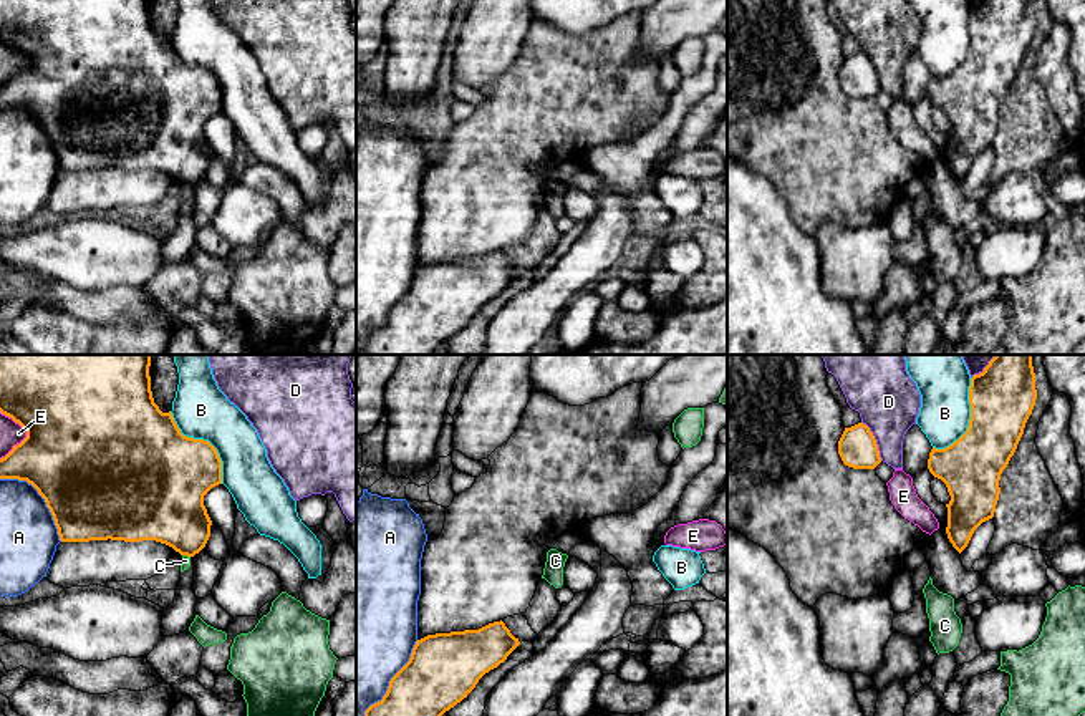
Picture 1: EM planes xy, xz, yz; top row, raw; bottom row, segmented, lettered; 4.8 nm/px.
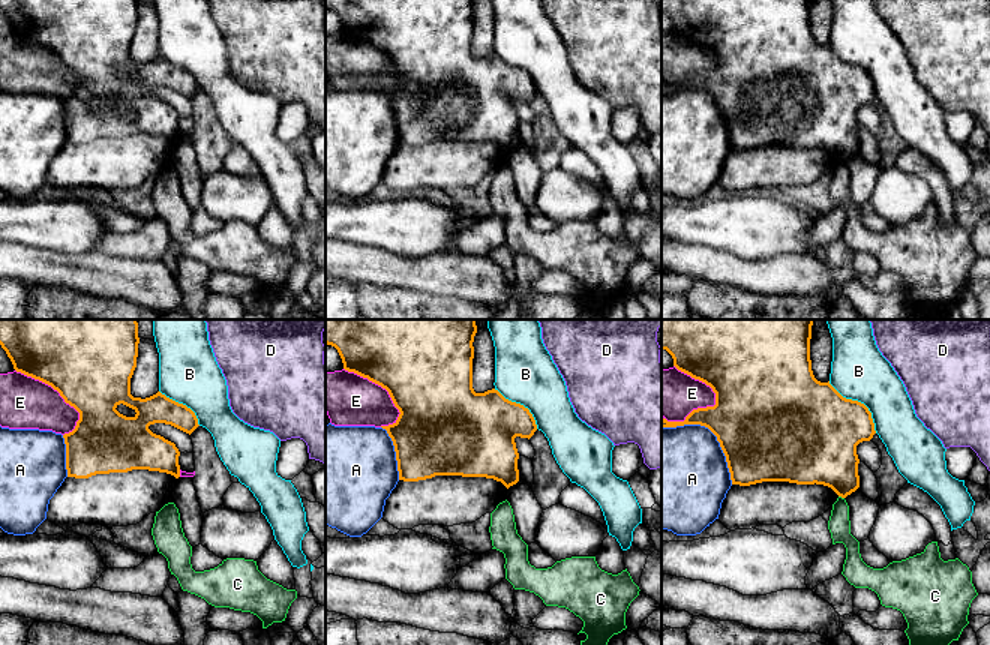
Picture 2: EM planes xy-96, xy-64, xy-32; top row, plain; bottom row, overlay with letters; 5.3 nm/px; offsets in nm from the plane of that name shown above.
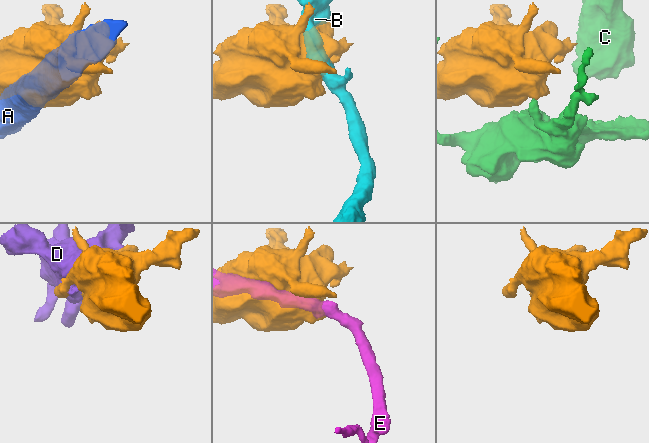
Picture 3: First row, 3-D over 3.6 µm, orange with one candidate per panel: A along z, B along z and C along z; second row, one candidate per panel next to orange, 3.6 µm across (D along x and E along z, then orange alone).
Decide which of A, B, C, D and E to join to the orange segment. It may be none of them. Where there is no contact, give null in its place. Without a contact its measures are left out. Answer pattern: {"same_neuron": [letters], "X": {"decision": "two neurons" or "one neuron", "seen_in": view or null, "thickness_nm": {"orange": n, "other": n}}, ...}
{"same_neuron": [], "A": {"decision": "two neurons", "seen_in": "xz", "thickness_nm": {"orange": 320, "other": 460}}, "B": {"decision": "two neurons", "seen_in": "xy", "thickness_nm": {"orange": 420, "other": 280}}, "C": {"decision": "two neurons", "seen_in": "xy", "thickness_nm": {"orange": 360, "other": 50}}, "D": {"decision": "two neurons", "seen_in": "yz", "thickness_nm": {"orange": 190, "other": 300}}, "E": {"decision": "two neurons", "seen_in": "xy", "thickness_nm": {"orange": 500, "other": 110}}}

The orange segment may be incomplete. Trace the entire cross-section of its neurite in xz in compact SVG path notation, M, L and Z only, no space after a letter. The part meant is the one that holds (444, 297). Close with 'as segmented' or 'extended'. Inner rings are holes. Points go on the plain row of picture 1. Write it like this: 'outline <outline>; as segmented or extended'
outline M502 249L479 259L436 262L417 268L409 290L391 307L383 328L364 340L361 355L432 355L518 273L518 267Z; as segmented

